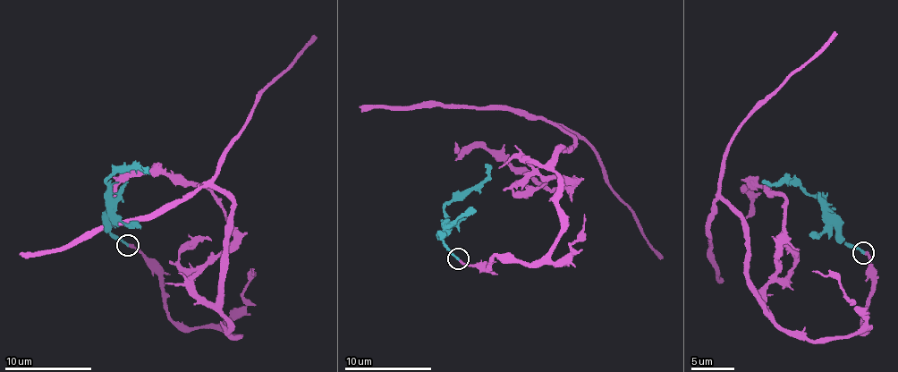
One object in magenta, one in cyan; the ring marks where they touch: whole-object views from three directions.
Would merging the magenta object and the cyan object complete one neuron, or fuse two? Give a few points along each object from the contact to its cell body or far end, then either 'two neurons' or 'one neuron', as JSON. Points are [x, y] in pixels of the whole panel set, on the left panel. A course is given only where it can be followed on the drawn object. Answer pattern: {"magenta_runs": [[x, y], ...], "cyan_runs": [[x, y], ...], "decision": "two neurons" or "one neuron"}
{"magenta_runs": [[127, 244], [158, 275], [170, 318], [236, 337], [220, 303], [232, 206], [217, 163], [317, 37]], "cyan_runs": [[127, 244], [110, 232], [105, 182], [112, 175], [126, 170], [145, 171], [141, 168]], "decision": "one neuron"}

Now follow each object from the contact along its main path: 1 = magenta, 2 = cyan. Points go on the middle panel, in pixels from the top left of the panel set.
1: (458, 260), (537, 263), (562, 227), (553, 164), (572, 139), (556, 125), (594, 151), (663, 258)
2: (458, 258), (444, 240), (444, 206), (467, 194), (487, 176), (484, 164)

